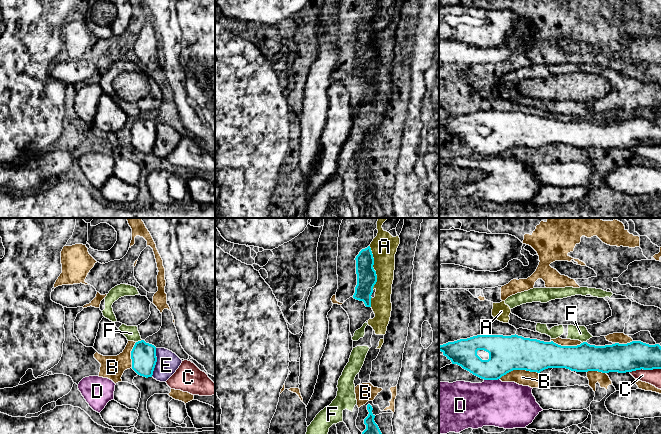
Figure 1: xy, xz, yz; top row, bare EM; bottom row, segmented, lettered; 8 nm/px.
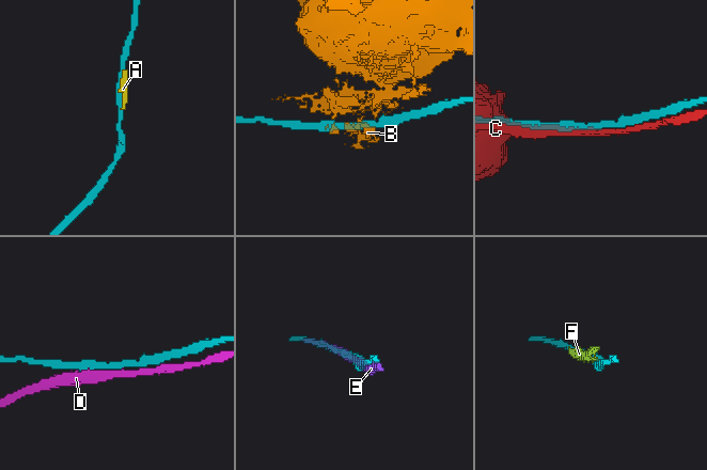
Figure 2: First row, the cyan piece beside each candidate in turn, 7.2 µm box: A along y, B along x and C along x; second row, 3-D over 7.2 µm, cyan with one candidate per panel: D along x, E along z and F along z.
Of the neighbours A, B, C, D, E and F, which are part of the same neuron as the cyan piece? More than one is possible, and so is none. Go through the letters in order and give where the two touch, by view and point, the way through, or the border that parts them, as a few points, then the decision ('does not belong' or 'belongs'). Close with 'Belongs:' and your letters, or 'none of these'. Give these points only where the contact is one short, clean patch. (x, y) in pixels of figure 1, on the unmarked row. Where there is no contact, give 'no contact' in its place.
A: contact xz (373, 44); border xz (369, 22), (376, 51), (373, 65); does not belong
B: contact yz (518, 145); does not belong
C: contact yz (645, 145); does not belong
D: contact yz (491, 155); border yz (499, 154), (484, 156); does not belong
E: contact xy (156, 137); does not belong
F: contact xy (138, 117); border xy (141, 115), (136, 118); does not belong
Belongs: none of these

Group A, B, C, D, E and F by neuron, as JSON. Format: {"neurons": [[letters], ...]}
{"neurons": [["A", "F"], ["B"], ["C"], ["D"], ["E"]]}

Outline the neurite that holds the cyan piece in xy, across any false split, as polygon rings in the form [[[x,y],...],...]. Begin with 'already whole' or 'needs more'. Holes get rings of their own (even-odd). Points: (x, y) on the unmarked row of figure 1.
already whole; [[[144,116],[135,119],[131,127],[132,145],[140,152],[152,153],[157,138],[156,123]]]

